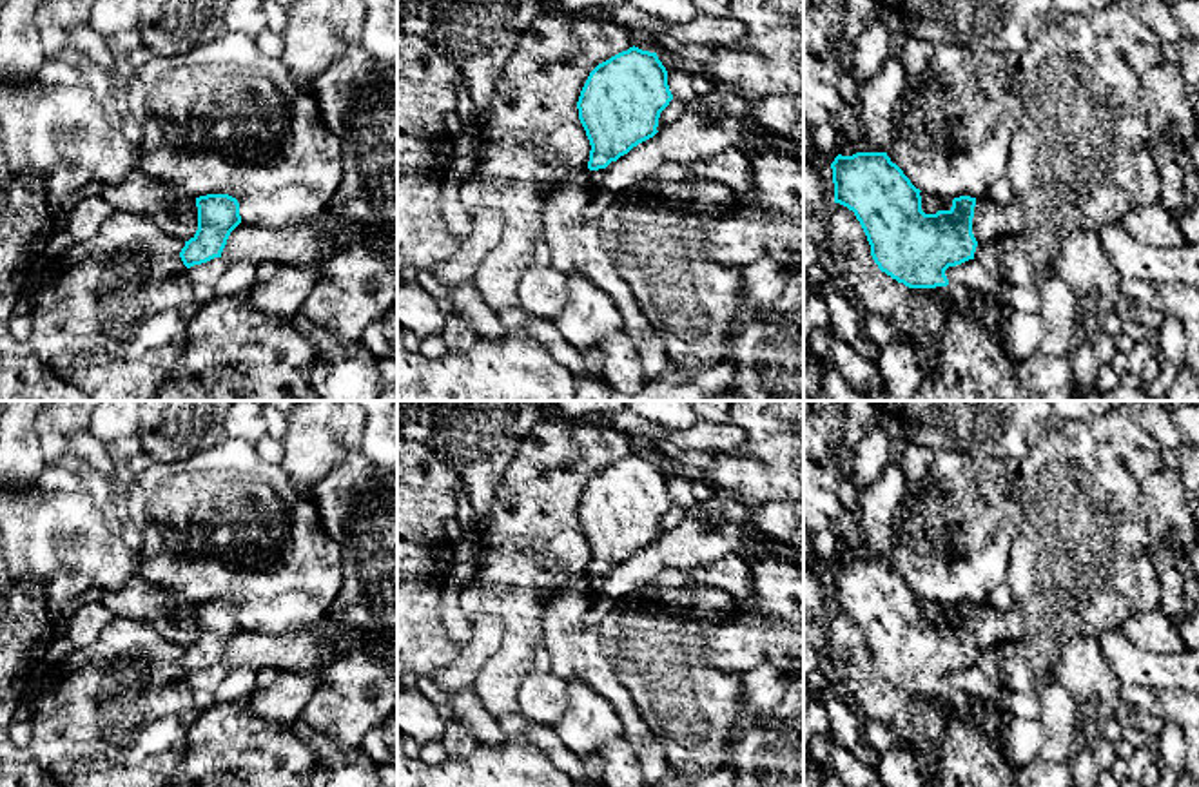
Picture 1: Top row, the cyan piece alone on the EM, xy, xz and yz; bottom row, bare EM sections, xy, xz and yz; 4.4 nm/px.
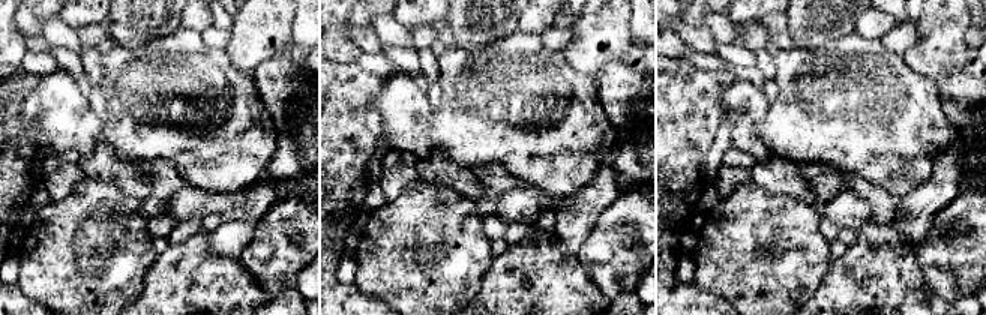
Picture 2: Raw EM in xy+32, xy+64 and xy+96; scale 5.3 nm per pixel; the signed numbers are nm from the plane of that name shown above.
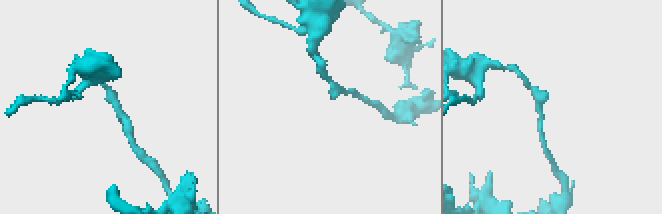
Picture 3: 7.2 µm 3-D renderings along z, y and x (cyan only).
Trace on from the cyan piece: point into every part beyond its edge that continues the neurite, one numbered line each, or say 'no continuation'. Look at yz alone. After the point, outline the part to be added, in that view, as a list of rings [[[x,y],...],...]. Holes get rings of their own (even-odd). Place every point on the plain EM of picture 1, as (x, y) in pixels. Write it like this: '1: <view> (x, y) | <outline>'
1: yz (991, 628) | [[[1012,602],[1005,611],[978,604],[972,624],[972,640],[978,651],[1018,642],[1025,635],[1023,611]]]

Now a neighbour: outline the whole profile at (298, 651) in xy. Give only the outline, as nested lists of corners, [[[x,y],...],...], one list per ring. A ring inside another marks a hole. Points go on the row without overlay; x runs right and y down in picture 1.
[[[239,629],[229,642],[221,658],[227,671],[276,667],[278,671],[312,675],[317,682],[323,675],[319,662],[319,638],[316,629],[297,629],[285,635],[258,635]]]

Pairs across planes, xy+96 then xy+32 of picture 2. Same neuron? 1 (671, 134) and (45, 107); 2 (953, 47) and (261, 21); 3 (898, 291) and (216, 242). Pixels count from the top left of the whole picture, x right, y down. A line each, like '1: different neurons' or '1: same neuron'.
1: different neurons
2: same neuron
3: different neurons

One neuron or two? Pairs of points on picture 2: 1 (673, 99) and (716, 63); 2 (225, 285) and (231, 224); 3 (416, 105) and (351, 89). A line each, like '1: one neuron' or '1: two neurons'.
1: two neurons
2: two neurons
3: two neurons

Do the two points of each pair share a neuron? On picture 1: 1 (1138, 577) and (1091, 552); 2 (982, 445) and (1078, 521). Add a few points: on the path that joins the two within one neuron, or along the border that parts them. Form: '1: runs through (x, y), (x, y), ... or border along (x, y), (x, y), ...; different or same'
1: runs through (1127, 568), (1116, 557), (1101, 555); same
2: border along (1033, 428), (1027, 439), (1027, 452), (1004, 461); different

